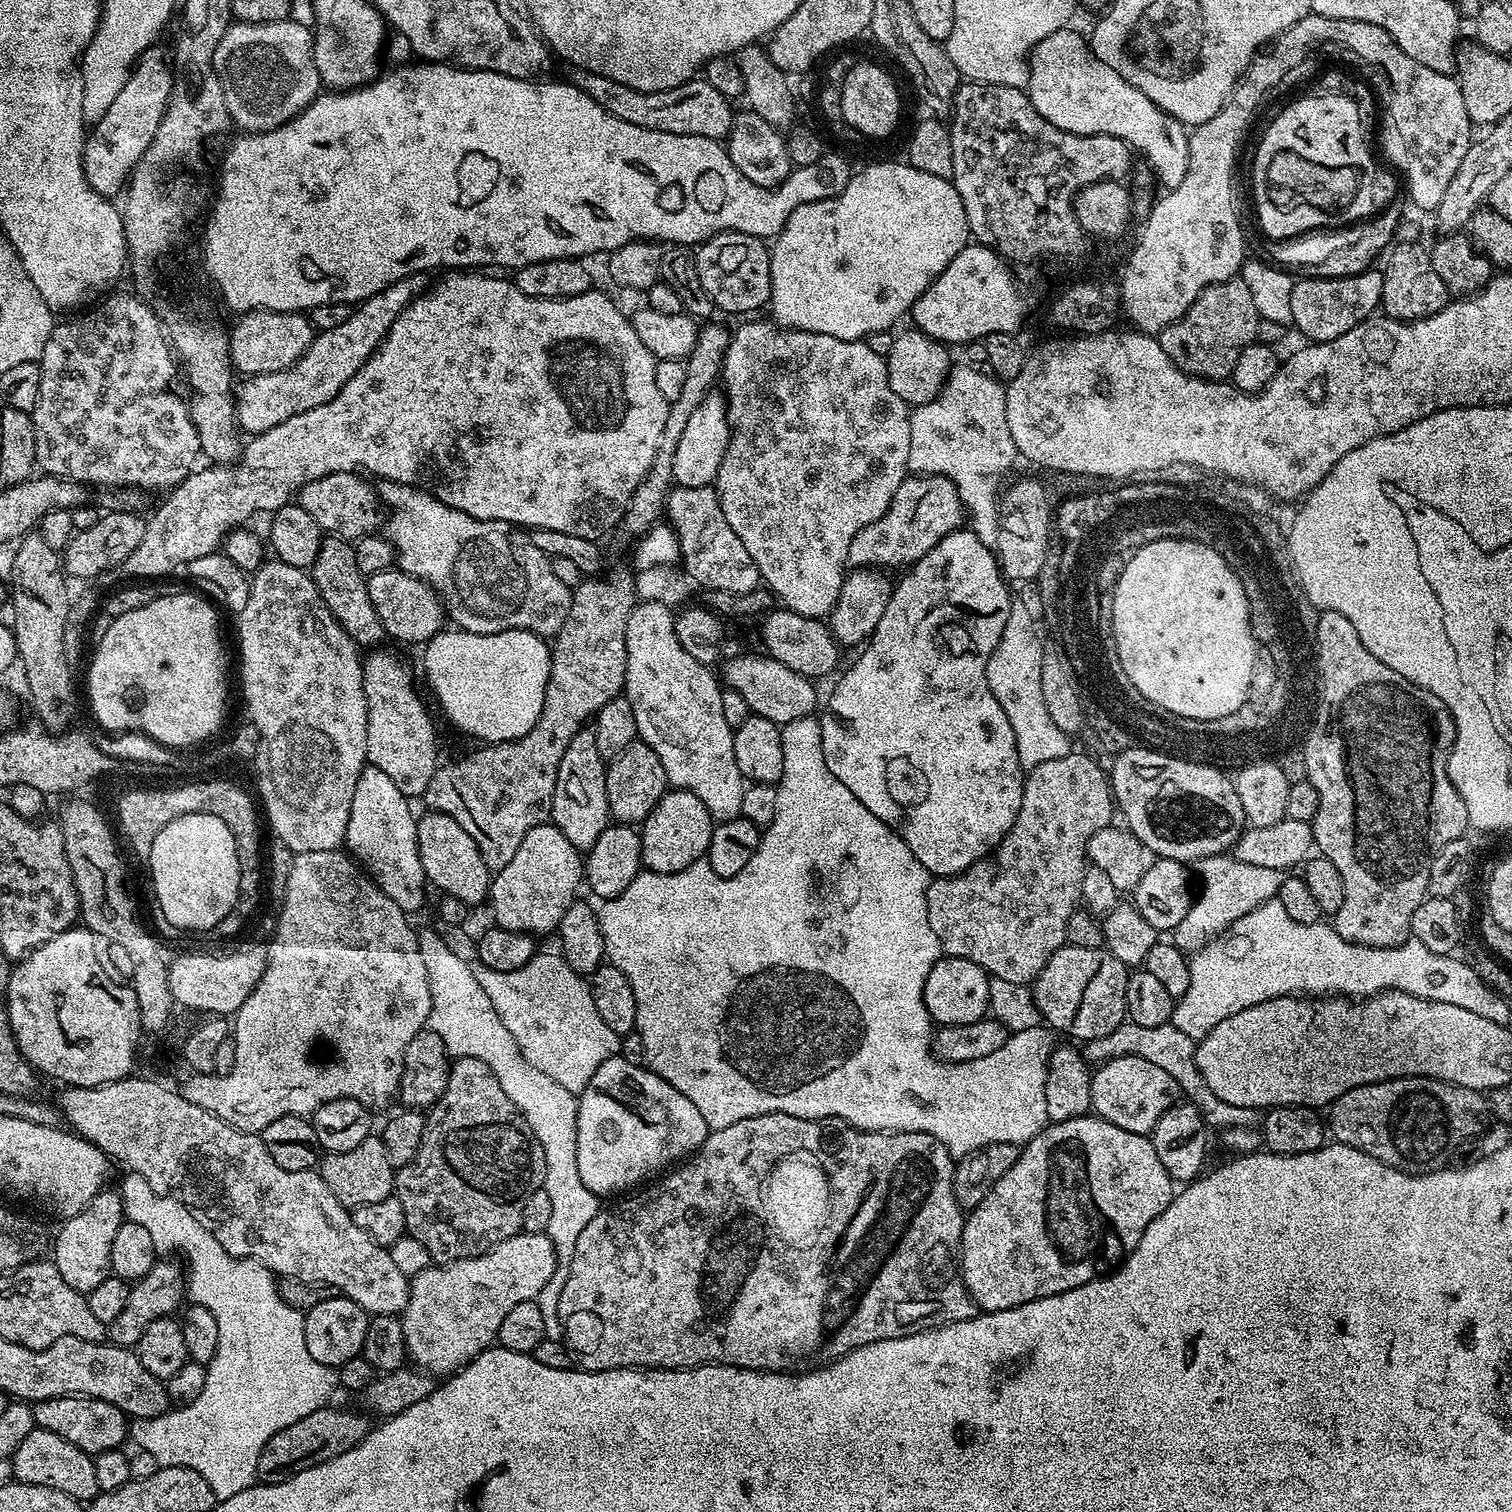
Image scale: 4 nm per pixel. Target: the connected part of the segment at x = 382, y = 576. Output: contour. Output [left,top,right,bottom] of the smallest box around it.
[367,566,446,646]

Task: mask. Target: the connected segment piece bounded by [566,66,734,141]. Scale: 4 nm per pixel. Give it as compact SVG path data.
M572 66L567 70L567 83L594 98L598 106L610 110L614 118L622 118L622 122L634 122L634 126L646 126L650 130L662 130L666 134L697 136L718 141L723 141L732 132L733 101L714 90L714 86L710 86L710 82L703 78L693 78L673 88L647 92L634 90L634 86L622 86L614 82L614 78L587 72L585 68Z

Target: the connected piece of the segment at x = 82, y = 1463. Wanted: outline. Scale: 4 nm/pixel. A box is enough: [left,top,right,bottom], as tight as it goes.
[10,1427,101,1502]

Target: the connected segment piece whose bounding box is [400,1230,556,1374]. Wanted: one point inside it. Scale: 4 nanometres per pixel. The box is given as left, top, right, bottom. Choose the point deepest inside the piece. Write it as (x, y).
(453, 1311)

